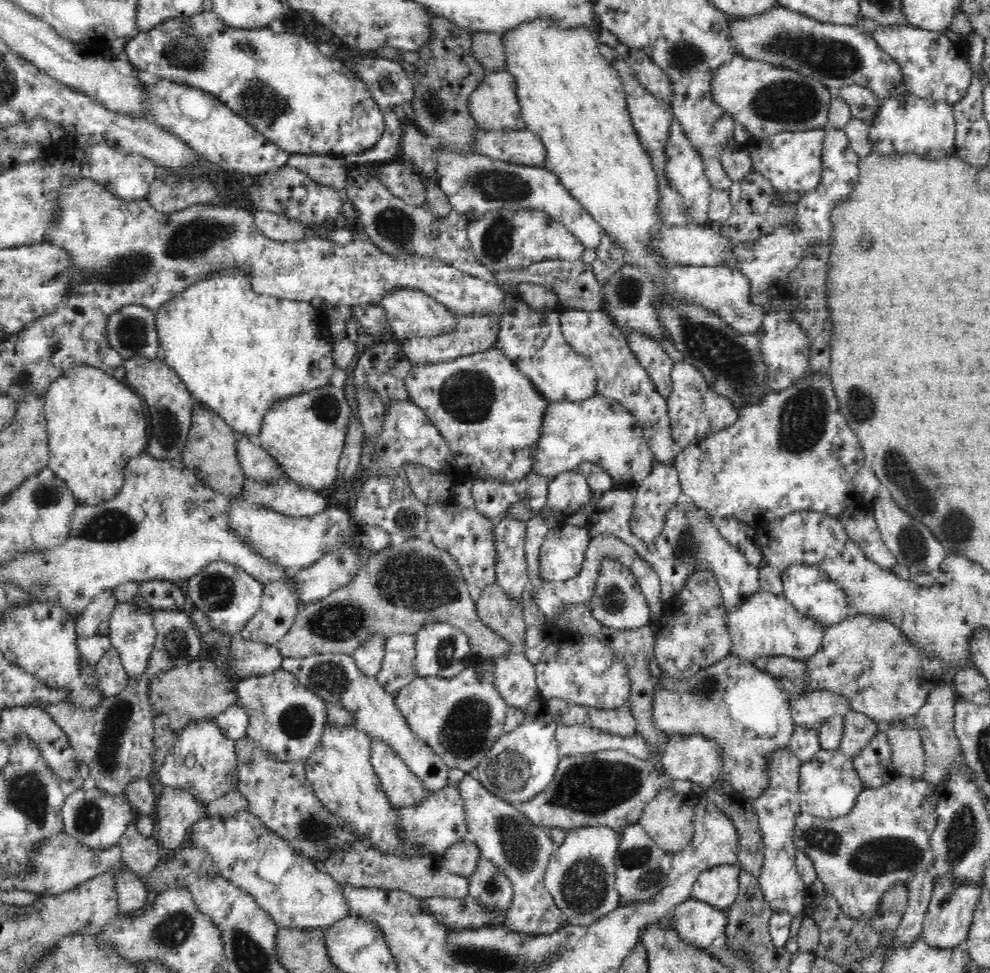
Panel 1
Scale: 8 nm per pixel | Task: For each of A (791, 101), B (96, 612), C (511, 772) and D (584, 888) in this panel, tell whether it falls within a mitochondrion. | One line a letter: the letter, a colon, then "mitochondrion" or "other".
A: mitochondrion
B: other
C: mitochondrion
D: mitochondrion

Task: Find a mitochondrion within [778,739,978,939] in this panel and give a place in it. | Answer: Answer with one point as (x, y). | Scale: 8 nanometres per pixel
(887, 854)

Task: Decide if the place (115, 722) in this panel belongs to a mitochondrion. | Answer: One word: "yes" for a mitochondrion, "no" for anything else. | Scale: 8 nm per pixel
yes

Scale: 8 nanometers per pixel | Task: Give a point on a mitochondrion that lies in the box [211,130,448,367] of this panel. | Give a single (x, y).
(395, 225)

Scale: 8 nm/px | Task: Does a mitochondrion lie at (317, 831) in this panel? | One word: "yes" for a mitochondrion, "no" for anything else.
yes

